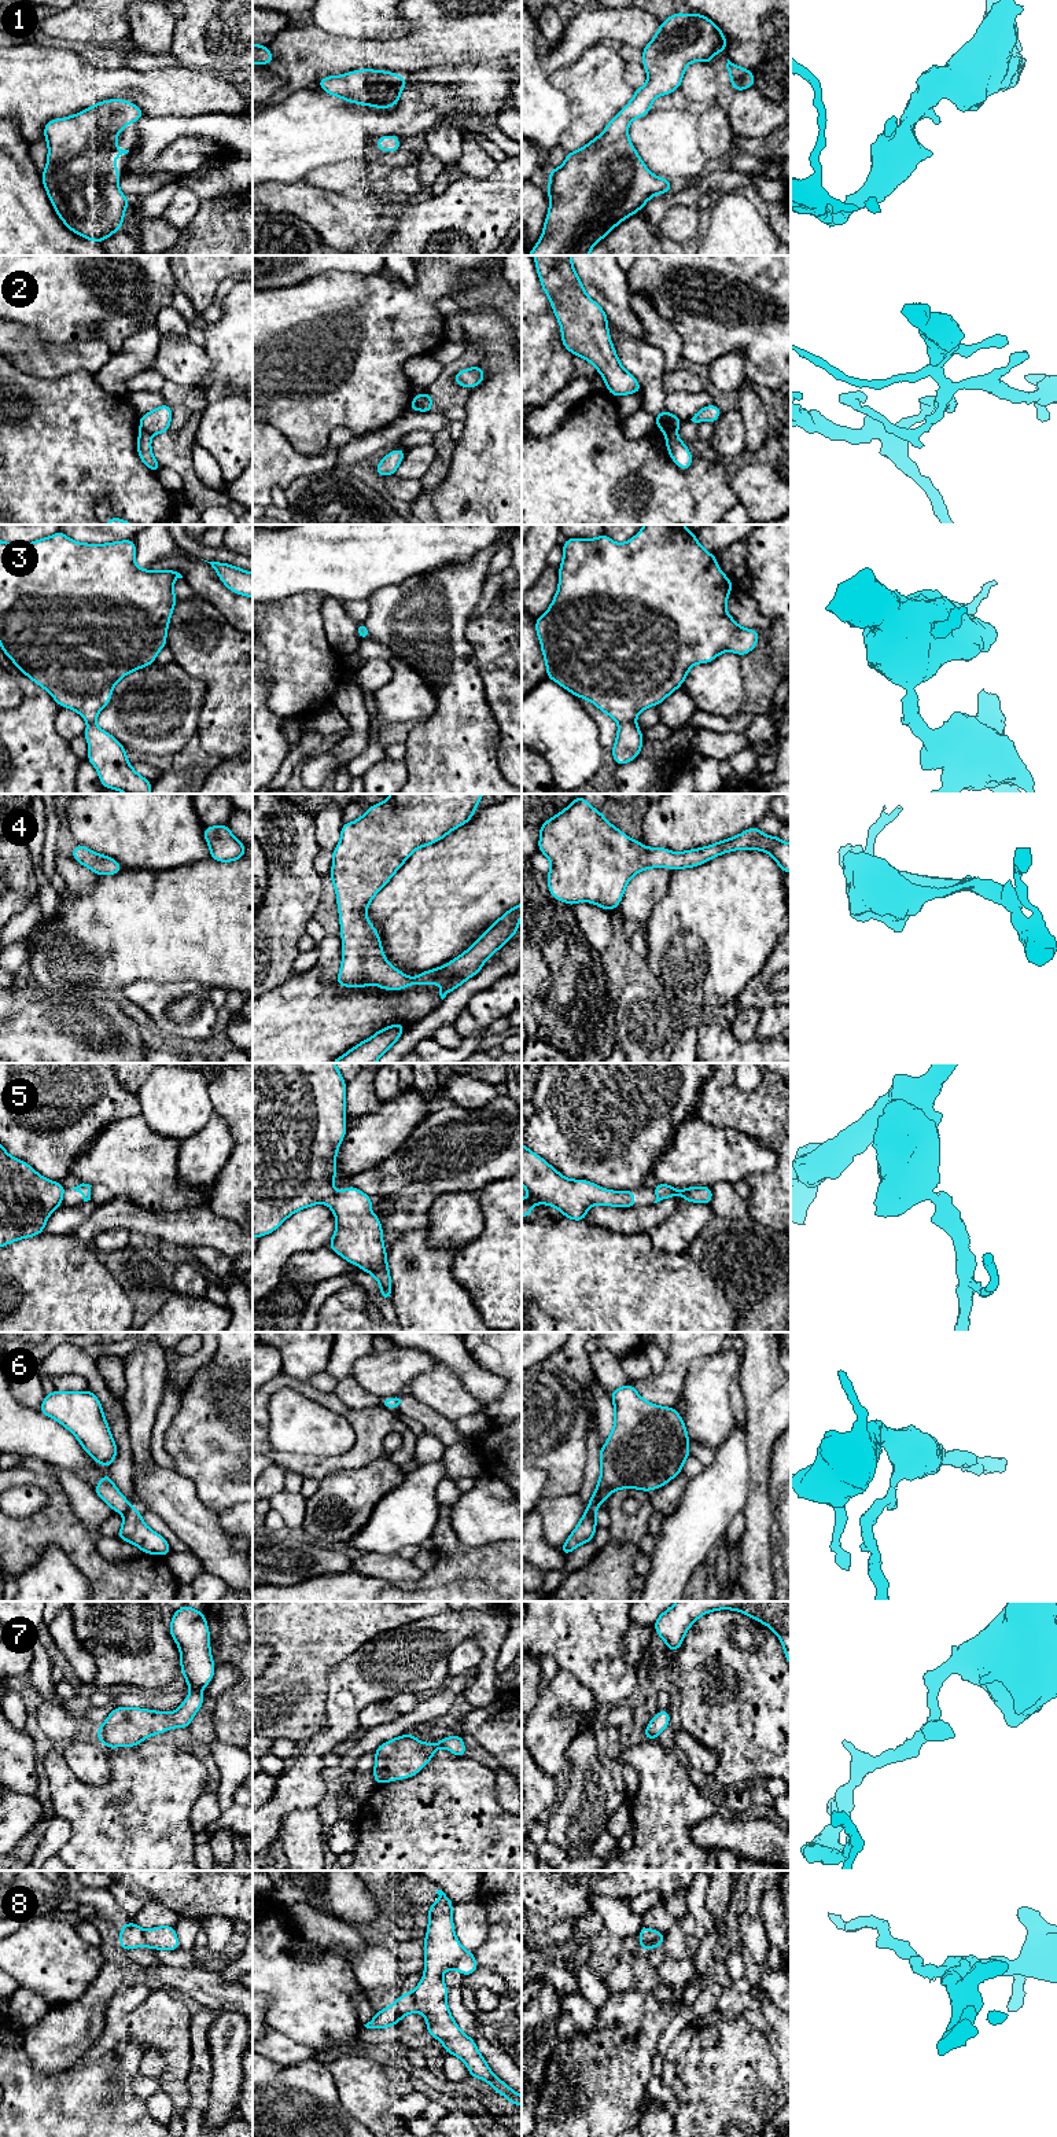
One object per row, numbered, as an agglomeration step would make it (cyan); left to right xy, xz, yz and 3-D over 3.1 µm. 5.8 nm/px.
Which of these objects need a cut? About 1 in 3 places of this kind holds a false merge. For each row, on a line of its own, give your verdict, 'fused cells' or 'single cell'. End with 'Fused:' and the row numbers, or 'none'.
1: single cell
2: fused cells
3: single cell
4: single cell
5: single cell
6: fused cells
7: single cell
8: fused cells
Fused: 2, 6, 8

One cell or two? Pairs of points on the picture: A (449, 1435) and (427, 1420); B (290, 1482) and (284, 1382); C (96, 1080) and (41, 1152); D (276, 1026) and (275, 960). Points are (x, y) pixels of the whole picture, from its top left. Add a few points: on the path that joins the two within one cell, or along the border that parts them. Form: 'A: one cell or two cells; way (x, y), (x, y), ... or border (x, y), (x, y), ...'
A: one cell; way (444, 1430), (433, 1422)
B: two cells; border (287, 1470), (304, 1477)
C: one cell; way (78, 1098), (50, 1126), (48, 1135)
D: two cells; border (291, 975), (266, 992)

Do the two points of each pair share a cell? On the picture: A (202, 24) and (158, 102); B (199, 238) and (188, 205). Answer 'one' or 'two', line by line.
A: two
B: two

